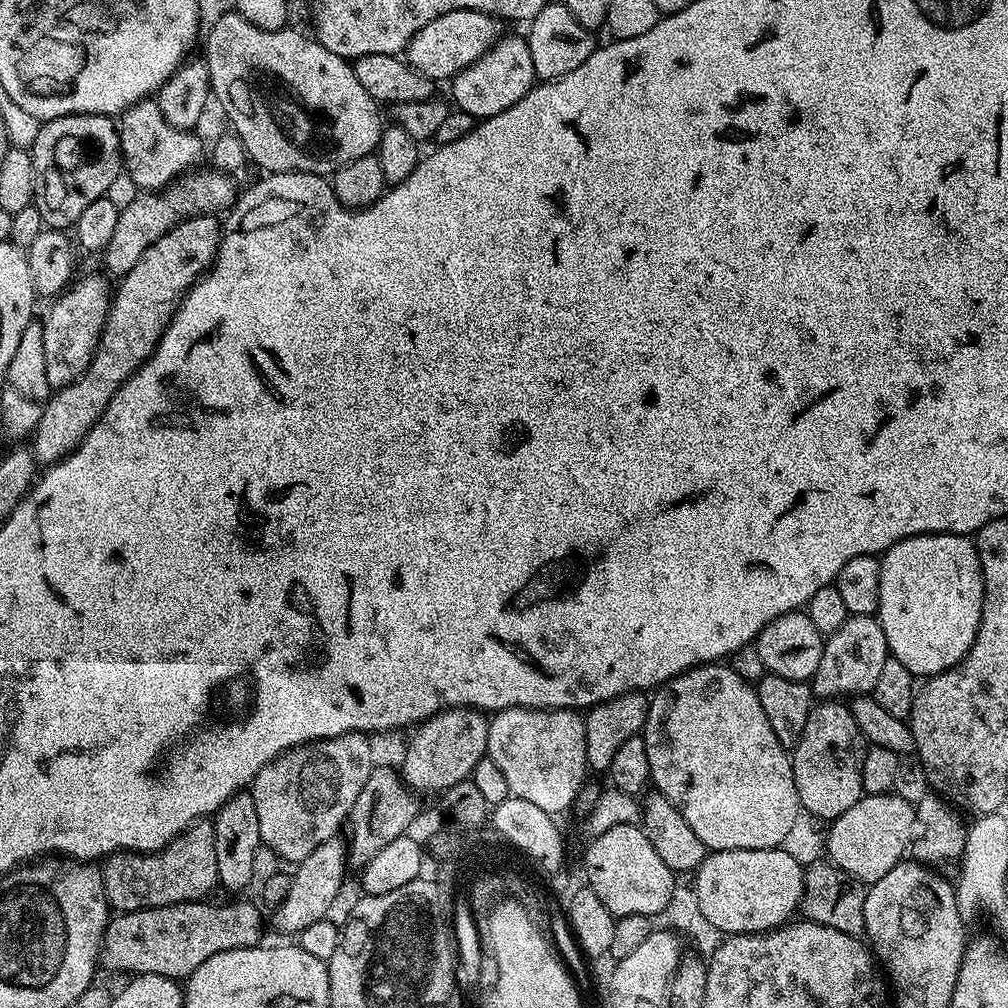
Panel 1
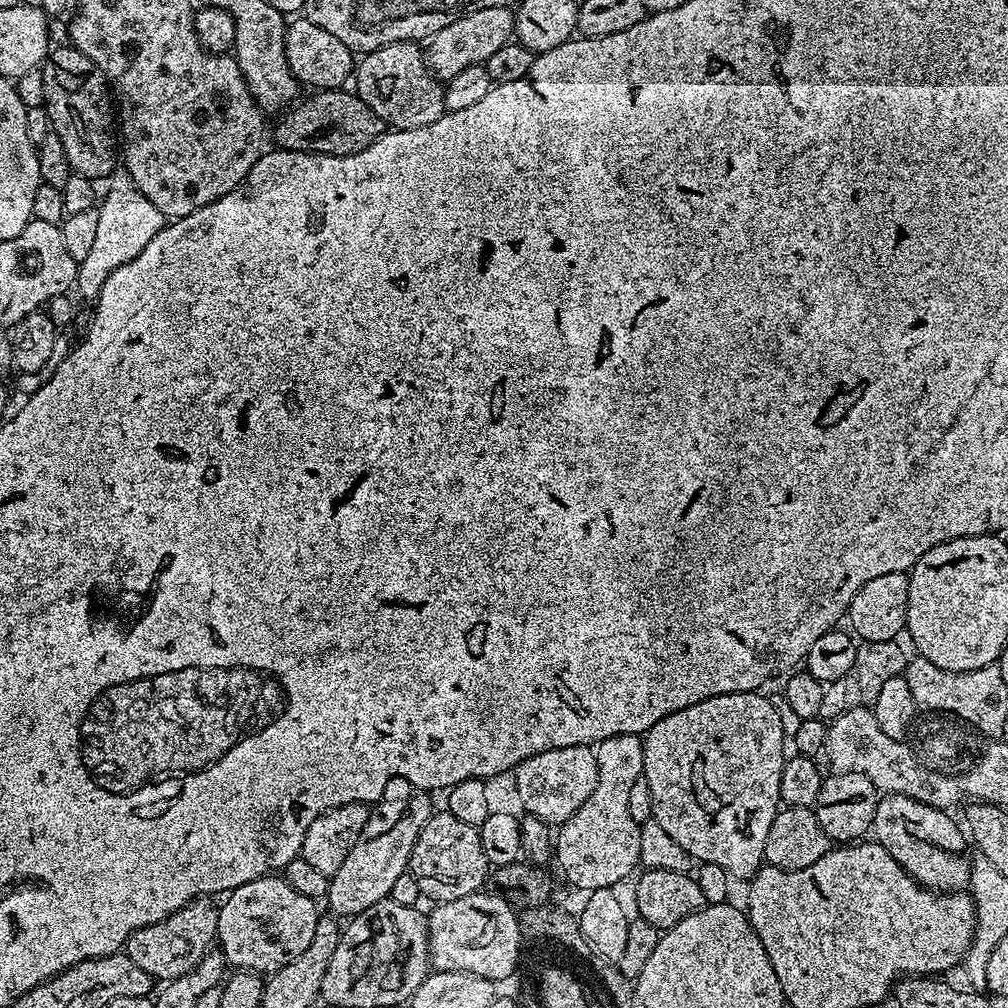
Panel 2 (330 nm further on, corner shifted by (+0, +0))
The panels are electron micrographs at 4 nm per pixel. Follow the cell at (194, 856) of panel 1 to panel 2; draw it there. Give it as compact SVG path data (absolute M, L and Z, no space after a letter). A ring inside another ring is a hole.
M195 896L194 899L174 910L162 922L154 922L150 926L142 926L134 934L130 934L126 945L126 955L138 970L151 976L153 981L167 982L194 970L198 962L217 943L218 914L220 909L212 896Z

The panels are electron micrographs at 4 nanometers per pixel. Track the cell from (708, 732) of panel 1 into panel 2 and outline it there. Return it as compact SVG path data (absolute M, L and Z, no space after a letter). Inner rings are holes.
M759 691L735 692L734 694L722 694L714 698L706 698L694 706L686 706L686 710L678 710L666 718L662 718L662 722L655 724L642 736L644 741L644 775L642 779L650 786L652 818L656 819L659 826L662 826L662 829L666 830L670 837L688 852L693 861L700 864L722 866L722 870L726 870L729 877L736 879L737 876L738 879L744 880L743 882L751 881L752 877L765 863L766 834L770 834L770 826L782 807L780 783L782 782L782 770L786 759L786 751L784 752L784 720L780 717L779 710L766 697L760 695L764 694Z

